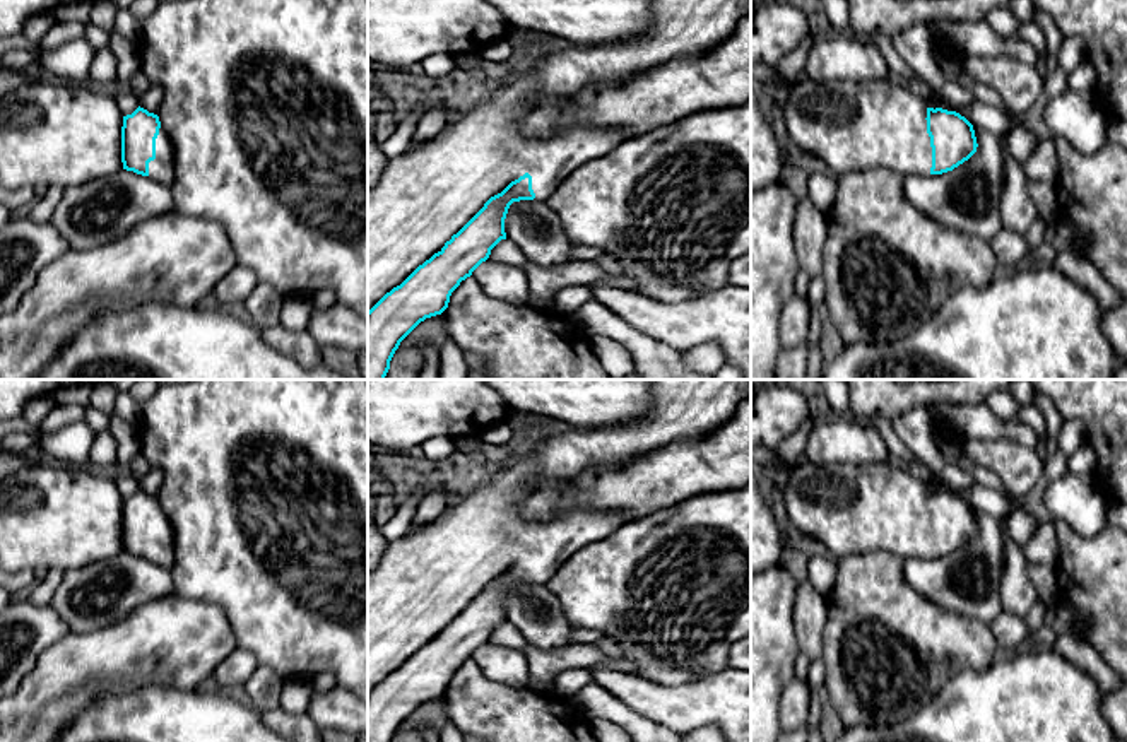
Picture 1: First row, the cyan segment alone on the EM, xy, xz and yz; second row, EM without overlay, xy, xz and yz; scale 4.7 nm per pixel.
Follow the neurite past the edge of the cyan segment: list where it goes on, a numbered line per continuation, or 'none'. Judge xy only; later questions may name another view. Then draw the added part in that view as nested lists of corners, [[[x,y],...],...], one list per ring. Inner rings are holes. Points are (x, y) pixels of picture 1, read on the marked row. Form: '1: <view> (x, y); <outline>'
1: xy (60, 134); [[[41,79],[0,97],[0,185],[70,188],[123,169],[123,113],[115,97],[89,84]]]

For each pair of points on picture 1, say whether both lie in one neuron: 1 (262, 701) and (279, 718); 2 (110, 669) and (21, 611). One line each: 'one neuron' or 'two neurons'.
1: two neurons
2: two neurons

